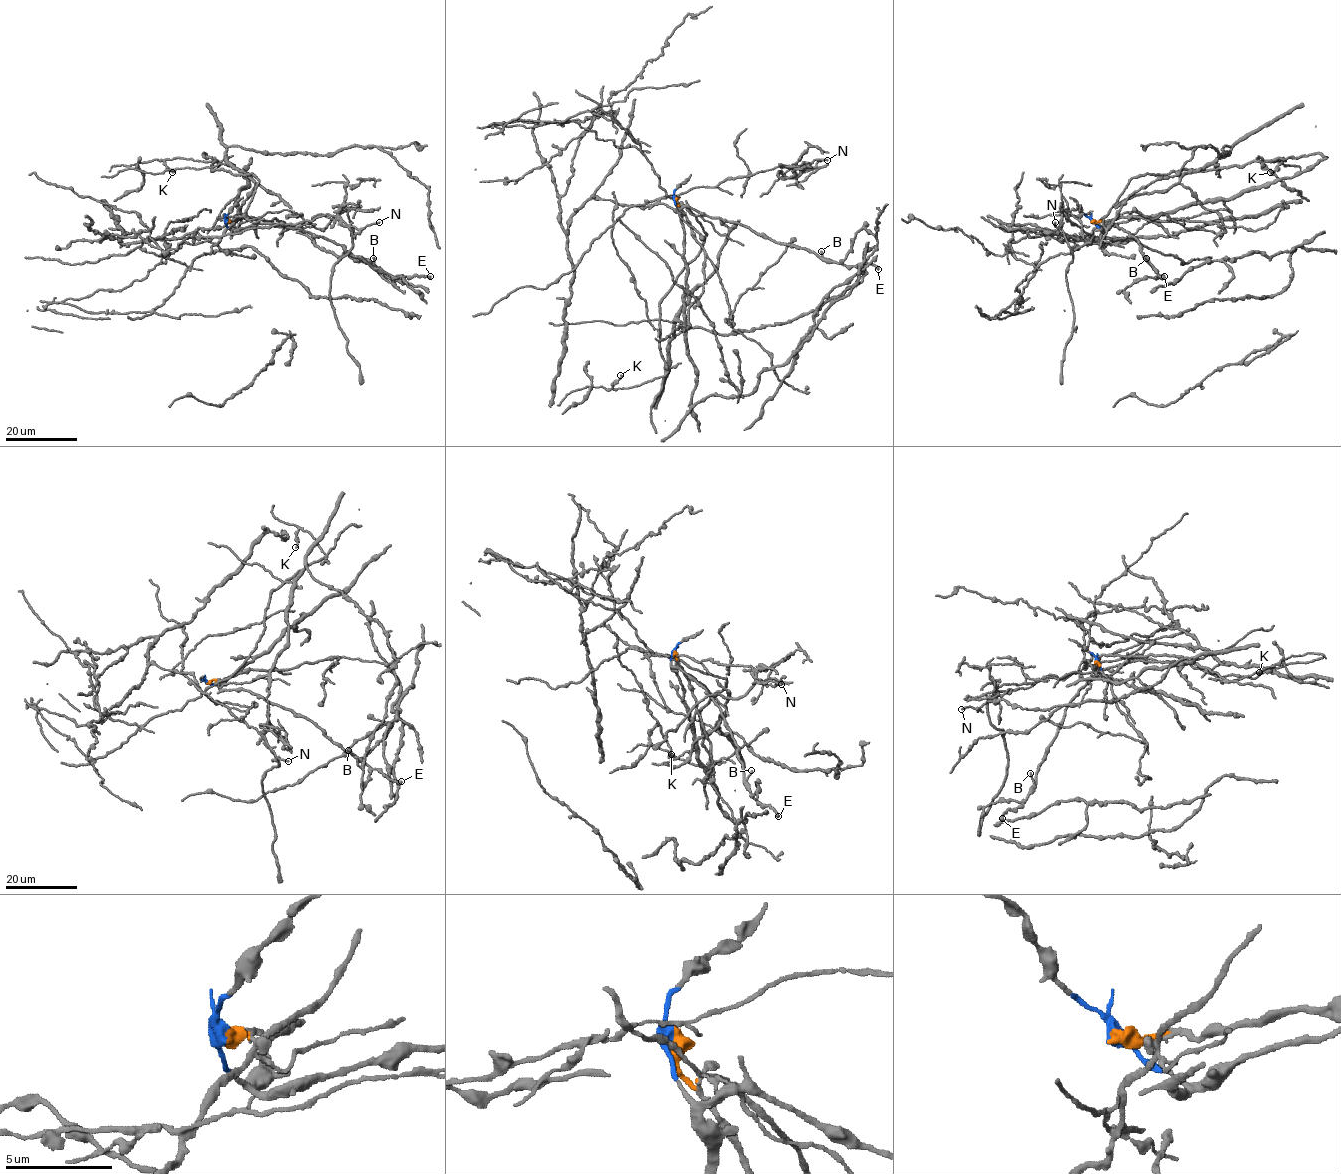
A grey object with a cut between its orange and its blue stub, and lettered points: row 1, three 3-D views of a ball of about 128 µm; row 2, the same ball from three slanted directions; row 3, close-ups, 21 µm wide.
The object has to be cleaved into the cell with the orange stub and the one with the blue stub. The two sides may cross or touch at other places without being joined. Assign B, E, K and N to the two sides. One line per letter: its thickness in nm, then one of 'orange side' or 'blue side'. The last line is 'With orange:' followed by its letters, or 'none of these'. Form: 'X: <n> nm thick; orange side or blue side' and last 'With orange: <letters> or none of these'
B: 200 nm thick; blue side
E: 440 nm thick; blue side
K: 160 nm thick; orange side
N: 140 nm thick; orange side
With orange: K, N

